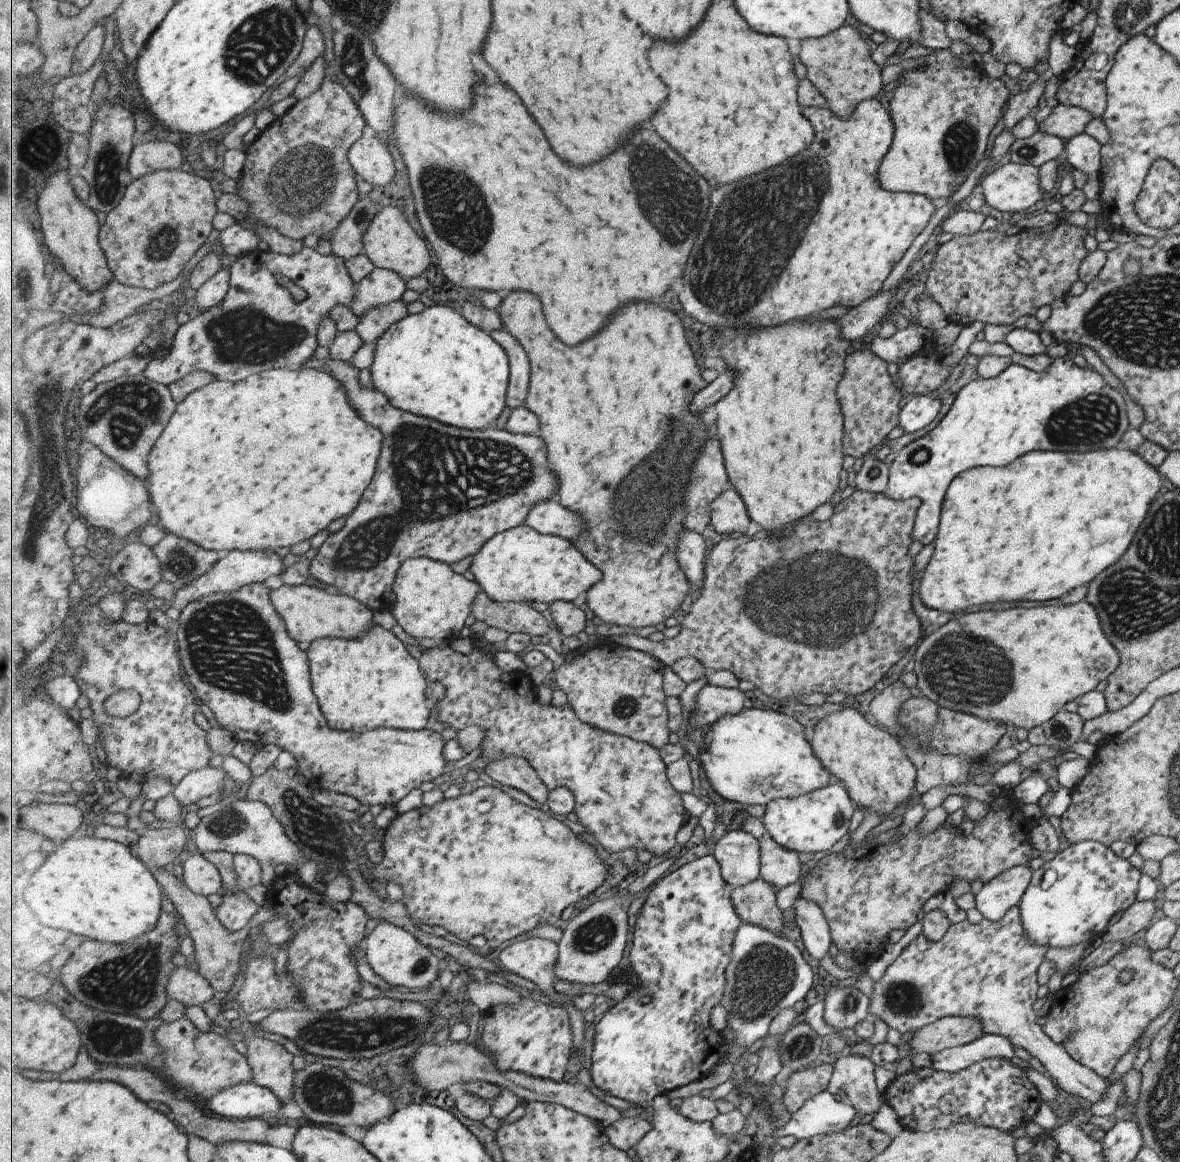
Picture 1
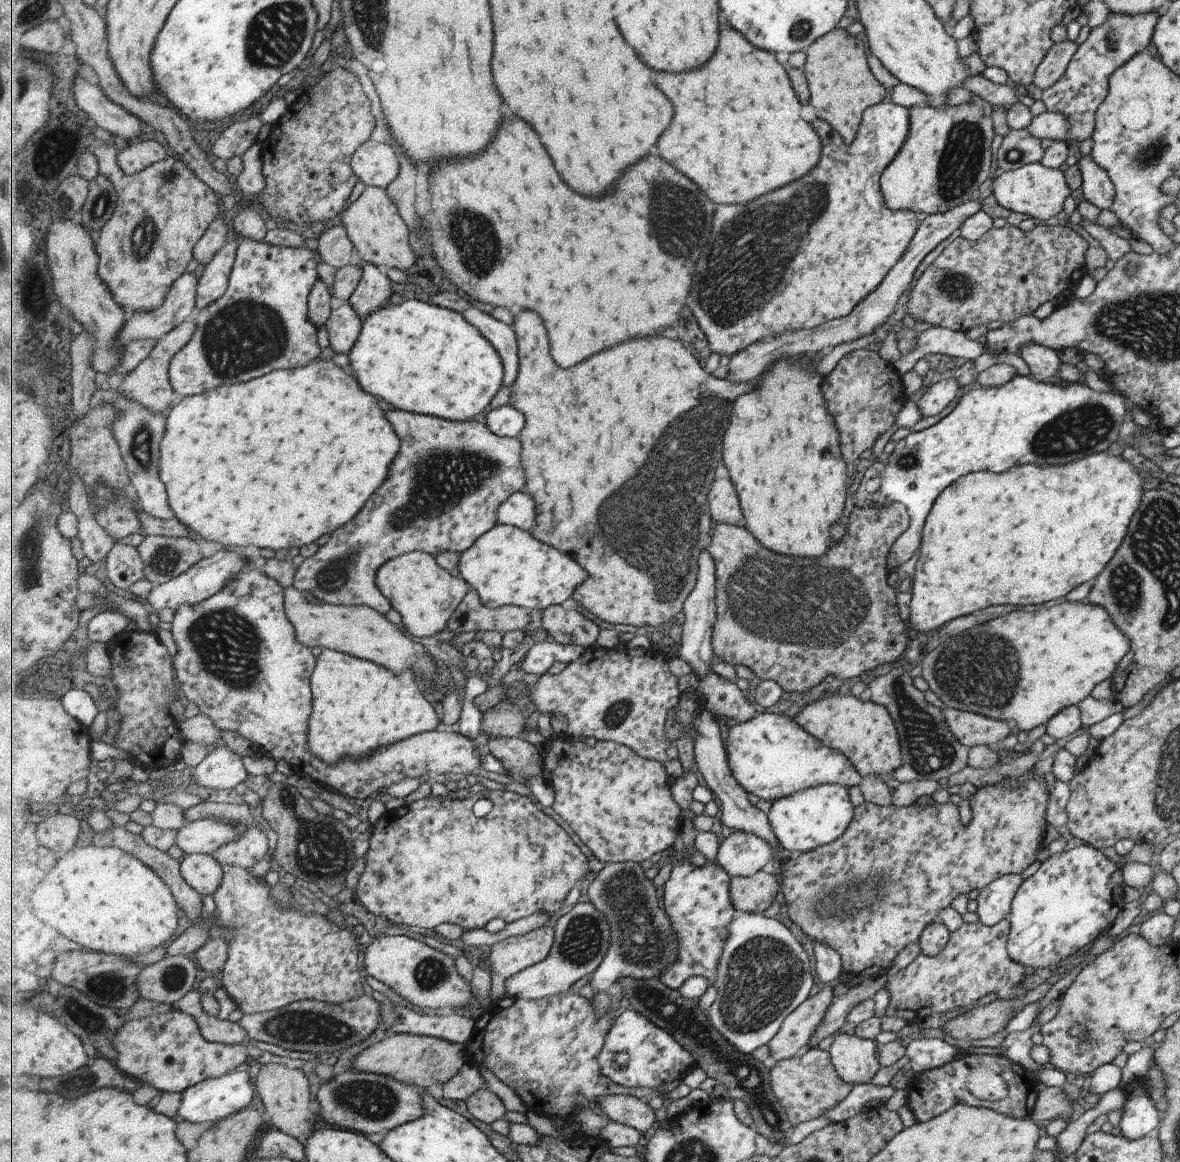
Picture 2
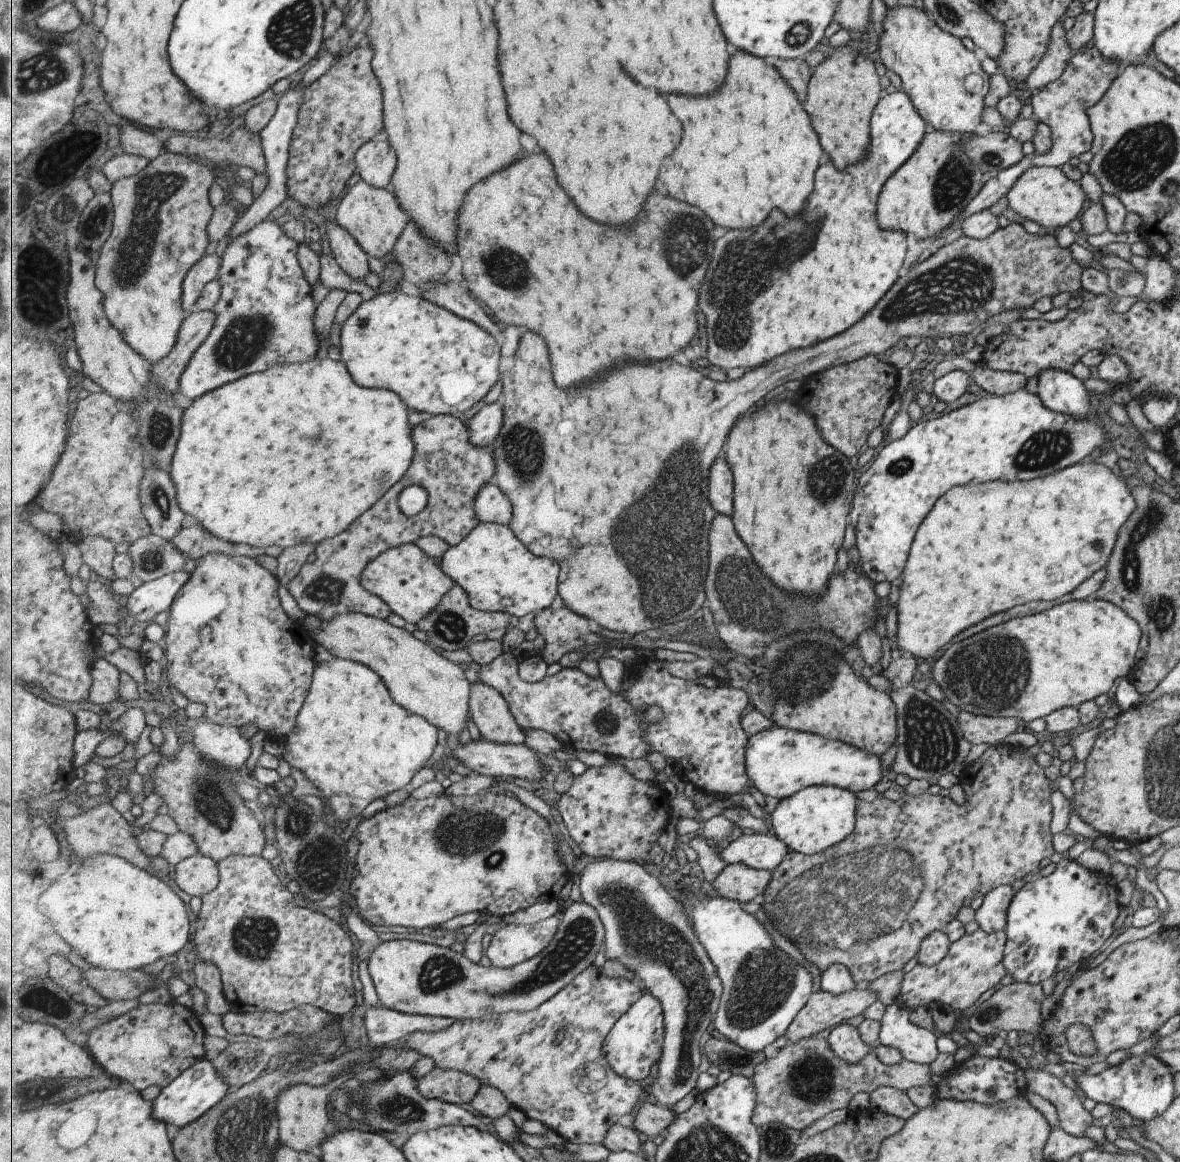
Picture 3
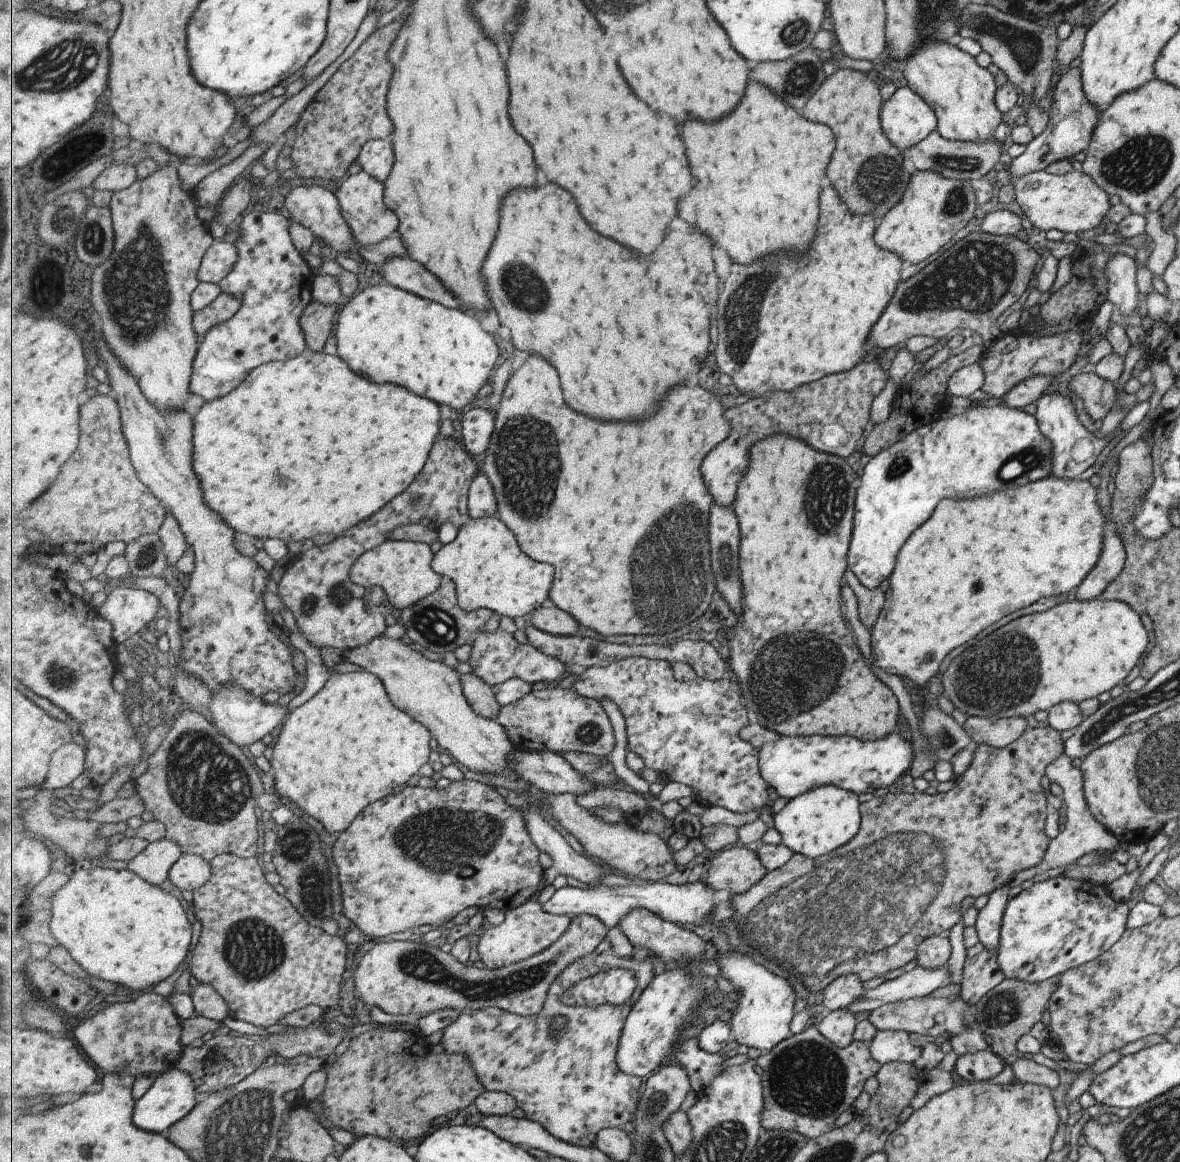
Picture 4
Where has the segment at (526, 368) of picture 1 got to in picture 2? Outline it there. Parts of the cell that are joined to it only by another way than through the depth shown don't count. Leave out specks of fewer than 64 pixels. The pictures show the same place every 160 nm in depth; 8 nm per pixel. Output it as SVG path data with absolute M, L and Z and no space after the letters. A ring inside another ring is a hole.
M474 307L461 314L474 327L480 329L500 352L501 358L504 361L504 384L512 388L520 375L520 352L515 330L509 324L499 322L490 314L485 314L485 312L481 312L481 310L477 310Z

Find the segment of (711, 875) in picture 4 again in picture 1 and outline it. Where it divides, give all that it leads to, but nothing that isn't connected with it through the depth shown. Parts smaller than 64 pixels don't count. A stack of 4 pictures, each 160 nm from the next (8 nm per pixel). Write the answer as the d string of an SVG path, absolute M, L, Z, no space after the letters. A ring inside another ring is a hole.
M763 878L733 891L733 902L744 923L764 926L773 932L781 930L781 912L775 904L775 894Z

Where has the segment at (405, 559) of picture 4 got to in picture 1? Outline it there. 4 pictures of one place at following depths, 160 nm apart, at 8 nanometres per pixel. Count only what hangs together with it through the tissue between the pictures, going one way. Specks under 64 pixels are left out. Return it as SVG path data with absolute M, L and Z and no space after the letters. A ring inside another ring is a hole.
M429 557L412 558L400 568L393 588L396 601L388 610L406 634L416 639L446 641L459 637L467 626L472 604L481 591L483 588L475 579L465 578L450 564Z

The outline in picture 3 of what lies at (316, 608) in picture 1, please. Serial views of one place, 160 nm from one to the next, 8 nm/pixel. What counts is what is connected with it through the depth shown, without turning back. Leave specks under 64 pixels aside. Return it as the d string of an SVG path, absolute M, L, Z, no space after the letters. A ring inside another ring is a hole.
M303 543L297 546L283 548L283 554L277 556L277 567L273 575L279 584L289 589L288 584L298 575L311 553L316 552L316 545ZM343 613L322 622L321 627L310 634L315 643L322 644L335 657L369 665L374 671L377 671L377 674L381 675L397 703L411 712L424 716L431 724L443 729L446 734L457 735L467 728L467 720L469 720L469 714L471 715L470 696L473 681L467 679L467 671L464 671L463 667L447 660L445 656L441 656L437 652L437 648L415 638L409 630L405 630L403 627L395 627L386 619L365 613Z

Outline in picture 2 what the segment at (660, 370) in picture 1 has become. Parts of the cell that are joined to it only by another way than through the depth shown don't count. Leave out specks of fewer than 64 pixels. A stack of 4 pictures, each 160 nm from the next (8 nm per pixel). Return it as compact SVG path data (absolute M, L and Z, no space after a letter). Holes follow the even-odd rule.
M533 310L521 312L521 316L515 318L515 328L517 328L519 344L521 344L520 375L511 388L509 404L521 408L527 416L527 426L521 436L523 464L529 476L525 490L531 492L533 498L537 500L537 512L539 512L539 524L532 533L539 540L545 541L564 553L569 553L590 572L590 577L574 592L572 604L581 604L595 616L613 624L631 624L637 627L661 626L673 620L679 612L684 610L684 604L690 592L695 588L699 574L700 554L711 547L711 534L709 534L711 518L709 518L710 506L707 498L714 486L713 478L717 470L717 426L719 426L719 464L721 464L723 462L723 432L727 432L727 426L733 414L733 404L741 394L751 392L753 386L733 384L729 379L712 376L711 373L703 370L703 366L699 364L699 358L695 358L694 351L685 348L679 340L671 340L665 336L629 340L625 344L611 348L609 352L599 352L597 356L593 356L593 360L585 360L577 364L577 368L565 370L551 356L547 328L545 328L543 318L537 312ZM583 374L619 374L619 376L583 376Z

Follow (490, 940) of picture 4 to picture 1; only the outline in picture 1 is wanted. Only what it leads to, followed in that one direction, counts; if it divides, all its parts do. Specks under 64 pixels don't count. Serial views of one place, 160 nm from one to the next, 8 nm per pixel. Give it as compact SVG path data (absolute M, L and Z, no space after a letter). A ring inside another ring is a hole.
M530 937L528 939L519 940L519 942L515 941L511 945L504 948L498 956L498 964L507 971L532 981L539 987L542 994L554 1000L552 1003L559 1004L561 1007L564 1007L565 1010L567 1010L567 1014L569 1014L569 1022L571 1022L571 1032L573 1032L573 1048L577 1058L579 1061L581 1061L584 1032L581 1012L569 1004L569 999L566 997L566 995L556 993L553 990L553 982L555 982L555 978L558 978L556 975L556 966L559 957L559 943L553 942L553 940L550 939Z

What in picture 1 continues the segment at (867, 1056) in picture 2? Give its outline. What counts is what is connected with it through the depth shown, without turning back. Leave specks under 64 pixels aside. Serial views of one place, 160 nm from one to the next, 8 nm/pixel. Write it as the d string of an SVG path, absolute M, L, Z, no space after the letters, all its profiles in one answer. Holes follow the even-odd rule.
M850 1053L832 1062L832 1076L827 1091L843 1098L855 1111L875 1114L883 1102L873 1081L874 1064L864 1057Z

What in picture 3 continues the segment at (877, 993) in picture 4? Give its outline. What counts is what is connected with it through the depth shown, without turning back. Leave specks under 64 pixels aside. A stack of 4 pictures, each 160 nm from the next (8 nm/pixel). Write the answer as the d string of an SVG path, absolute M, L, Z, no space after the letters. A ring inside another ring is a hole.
M853 989L838 995L821 990L813 992L791 1020L785 1032L786 1042L793 1044L821 1030L831 1029L843 1019L862 1014L875 1000L875 995L869 989Z

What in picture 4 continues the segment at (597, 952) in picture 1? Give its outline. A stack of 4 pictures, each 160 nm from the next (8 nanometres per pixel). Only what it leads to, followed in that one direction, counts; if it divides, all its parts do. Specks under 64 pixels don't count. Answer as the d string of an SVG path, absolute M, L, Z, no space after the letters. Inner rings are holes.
M581 913L572 917L568 931L547 950L520 963L501 968L489 968L479 963L468 965L462 963L454 954L443 952L437 945L403 940L403 937L400 940L400 937L395 937L392 941L377 943L361 958L354 975L355 997L362 999L369 1008L377 1006L389 1014L425 1014L425 1012L429 1014L445 1009L462 1013L467 1010L483 1011L486 1008L497 1007L528 1017L542 1012L550 988L558 976L561 976L569 965L595 951L606 936L607 928L599 917Z

